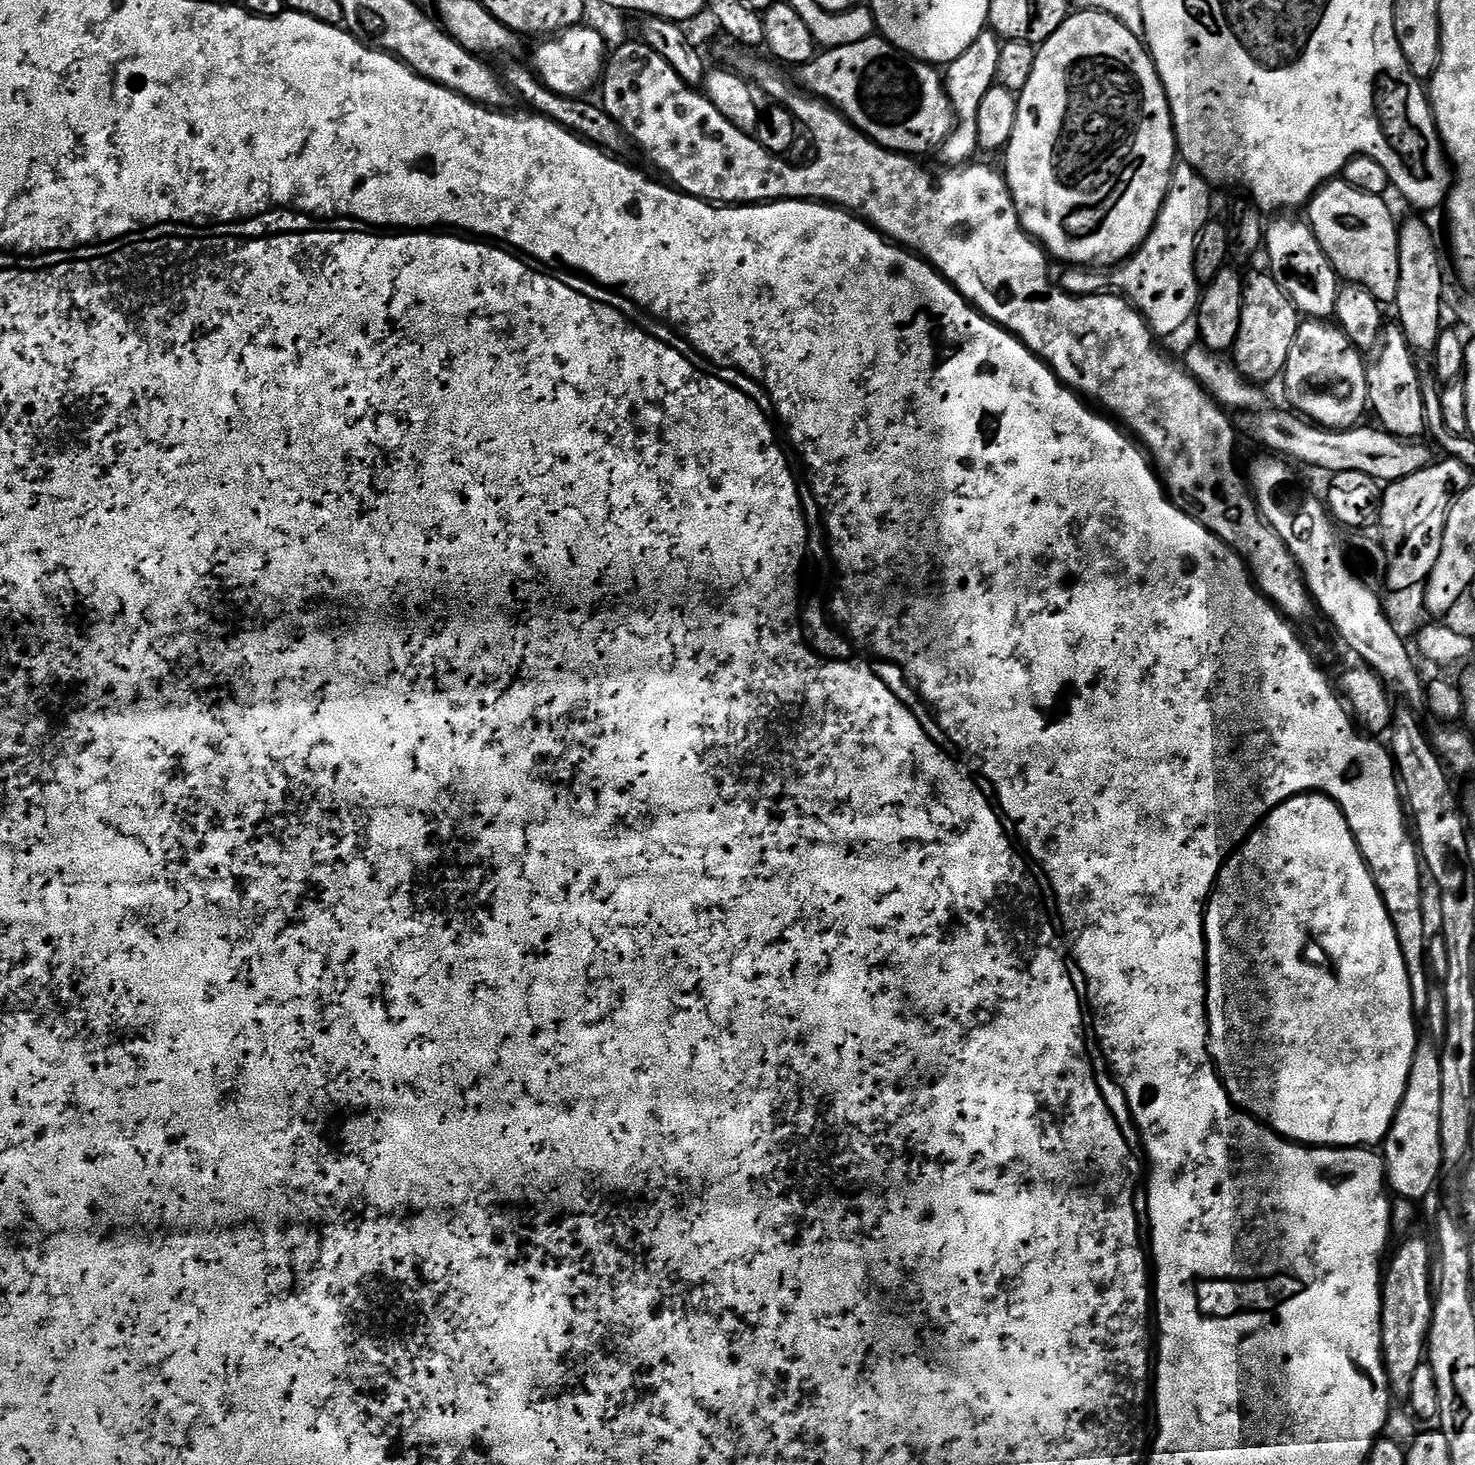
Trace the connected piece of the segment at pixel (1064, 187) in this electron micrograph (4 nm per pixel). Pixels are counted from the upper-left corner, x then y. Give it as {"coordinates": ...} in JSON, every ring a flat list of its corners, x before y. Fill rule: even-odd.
{"coordinates":[[1073,11,1068,19,1062,22,1062,26,1058,26,1058,30,1054,30,1054,34,1050,34,1050,38,1037,47,1034,74,1030,74,1030,82,1026,82,1026,86,1018,93,1016,105,1018,118,1014,122,1014,134,1002,156,1002,172,1007,179,1018,218,1028,235,1039,243,1053,261,1061,260,1064,266,1087,266,1093,270,1108,267,1111,269,1113,266,1123,265,1127,261,1124,260,1127,256,1128,259,1135,257,1150,230,1156,225,1160,207,1163,206,1168,188,1172,184,1172,173,1178,163,1172,107,1168,104,1168,95,1162,86,1160,76,1156,73,1145,41,1130,34,1130,30,1126,30,1126,26,1122,26,1122,22,1110,14]]}

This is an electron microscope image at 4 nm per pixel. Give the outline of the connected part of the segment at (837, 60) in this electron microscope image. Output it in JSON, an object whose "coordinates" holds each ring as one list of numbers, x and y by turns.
{"coordinates":[[874,34,862,42,850,42,850,46,823,49,819,54,812,57,810,63,799,65,799,67,795,69,795,72,797,76,795,76,795,79,798,81,798,84,798,79,800,79,799,87,803,89,803,91,807,92,810,96,817,96,820,100,825,100,827,104,831,104,832,107,839,110,859,132,865,132,875,144,880,144,882,147,888,149,889,152,903,152,905,154,911,154,916,158,923,157,923,152,935,153,954,127,952,107,950,106,948,95,944,89,944,81,941,73,937,71,933,65,926,63,925,60,913,60,912,57,904,55,903,52,899,52,890,41,884,39,884,37,879,34]]}

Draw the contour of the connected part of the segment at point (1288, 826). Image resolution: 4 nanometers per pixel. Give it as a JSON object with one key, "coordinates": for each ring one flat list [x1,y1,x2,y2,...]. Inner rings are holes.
{"coordinates":[[1305,794,1295,796,1286,802,1282,802,1269,812,1267,816,1248,833,1248,837,1239,848,1224,861,1220,867,1220,872,1216,876,1216,885,1212,887,1212,895,1208,897,1208,907,1204,910,1204,945,1208,951,1206,961,1206,971,1208,973,1208,1052,1212,1056,1212,1062,1216,1065,1216,1071,1220,1074,1220,1081,1224,1083,1225,1090,1228,1091,1228,1097,1241,1112,1247,1112,1249,1116,1260,1121,1261,1124,1272,1129,1278,1136,1283,1136,1286,1140,1291,1140,1294,1144,1303,1144,1305,1146,1315,1146,1318,1148,1367,1148,1383,1145,1385,1138,1388,1136,1390,1126,1396,1117,1398,1106,1406,1094,1406,1086,1410,1078,1412,1069,1412,1059,1416,1053,1418,1037,1416,1037,1416,1016,1412,1006,1412,991,1410,990,1410,974,1402,954,1402,946,1398,942,1398,934,1394,930,1394,922,1390,922,1390,914,1384,905,1382,894,1372,877,1372,871,1368,869,1368,864,1364,861,1364,855,1360,853,1358,842,1350,830,1348,820,1344,817,1344,812,1340,806,1323,794],[1313,940,1322,951,1328,955,1328,960,1332,963,1332,968,1336,973,1323,972,1316,964,1311,964,1304,957,1304,951,1308,948,1308,943]]}

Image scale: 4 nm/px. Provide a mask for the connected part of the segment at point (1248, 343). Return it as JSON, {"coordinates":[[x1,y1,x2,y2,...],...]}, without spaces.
{"coordinates":[[1267,271,1245,275,1243,287,1238,334,1230,349,1230,359,1245,380,1250,380,1257,386,1264,386,1267,380,1272,380,1275,376,1277,379,1283,373,1302,317,1282,290,1282,286,1278,286,1276,279]]}

